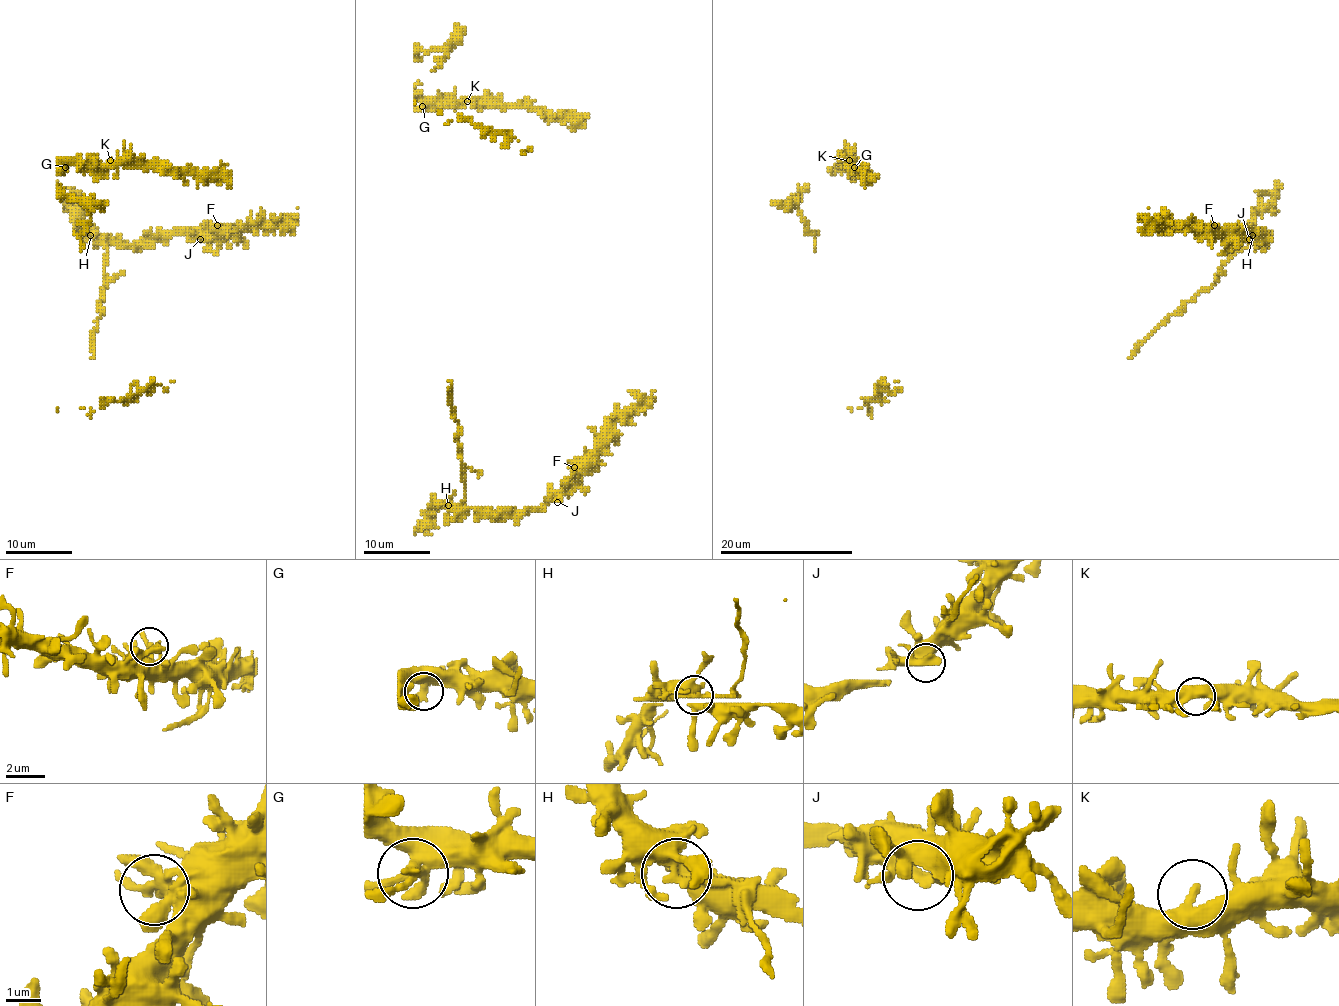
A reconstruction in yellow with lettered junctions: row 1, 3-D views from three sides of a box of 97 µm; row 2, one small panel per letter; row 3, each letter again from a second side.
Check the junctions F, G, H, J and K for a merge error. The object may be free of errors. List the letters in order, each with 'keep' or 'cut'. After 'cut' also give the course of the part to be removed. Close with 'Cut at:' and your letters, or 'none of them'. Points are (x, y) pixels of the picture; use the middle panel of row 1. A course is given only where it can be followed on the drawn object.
F: keep
G: keep
H: cut; foreign part runs (447, 505), (459, 505), (464, 498), (462, 462), (449, 380)
J: keep
K: keep
Cut at: H

